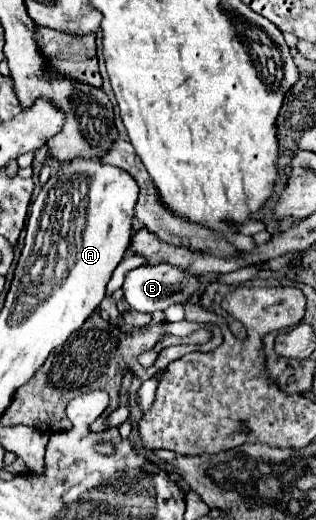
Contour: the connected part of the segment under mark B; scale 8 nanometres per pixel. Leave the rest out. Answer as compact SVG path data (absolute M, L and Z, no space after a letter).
M168 262L160 264L146 264L136 270L132 270L126 276L126 282L122 286L124 298L130 304L132 310L138 312L156 312L156 310L166 310L172 304L186 304L198 290L200 290L200 276L190 274L188 270L182 270L178 266L172 266Z

